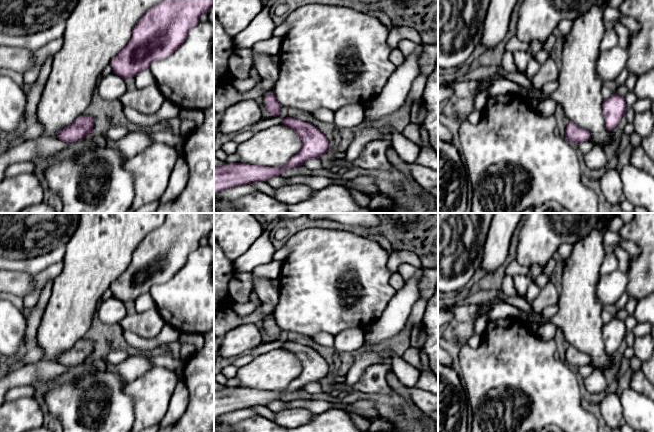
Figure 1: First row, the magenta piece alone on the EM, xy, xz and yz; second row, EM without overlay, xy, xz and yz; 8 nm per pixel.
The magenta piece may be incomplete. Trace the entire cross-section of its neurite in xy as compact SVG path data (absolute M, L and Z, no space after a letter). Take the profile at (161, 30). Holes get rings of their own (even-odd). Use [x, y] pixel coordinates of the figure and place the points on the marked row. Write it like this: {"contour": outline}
{"contour": "M162 0L137 21L127 45L110 62L113 73L121 78L135 77L158 60L172 55L196 27L202 14L214 6L214 0Z"}

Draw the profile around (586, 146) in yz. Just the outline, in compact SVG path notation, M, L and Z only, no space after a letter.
M588 140L588 141L584 141L584 142L579 142L578 148L582 152L582 154L585 155L593 149L593 145L592 145L591 141Z

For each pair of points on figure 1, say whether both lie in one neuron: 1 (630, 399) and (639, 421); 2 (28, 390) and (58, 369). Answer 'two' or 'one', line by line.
1: one
2: two

